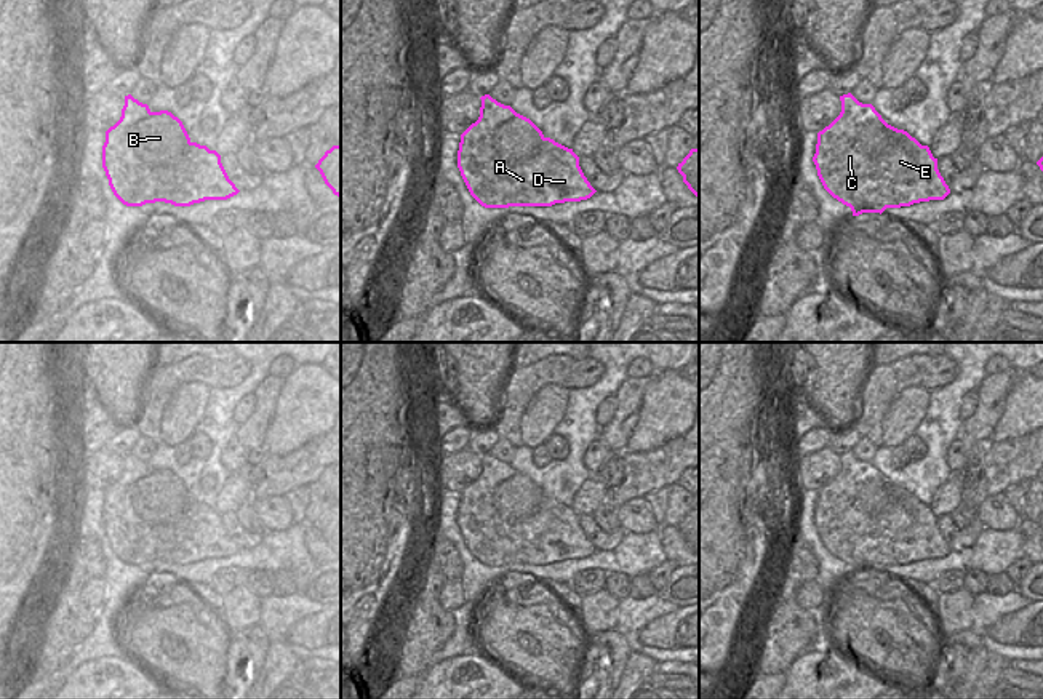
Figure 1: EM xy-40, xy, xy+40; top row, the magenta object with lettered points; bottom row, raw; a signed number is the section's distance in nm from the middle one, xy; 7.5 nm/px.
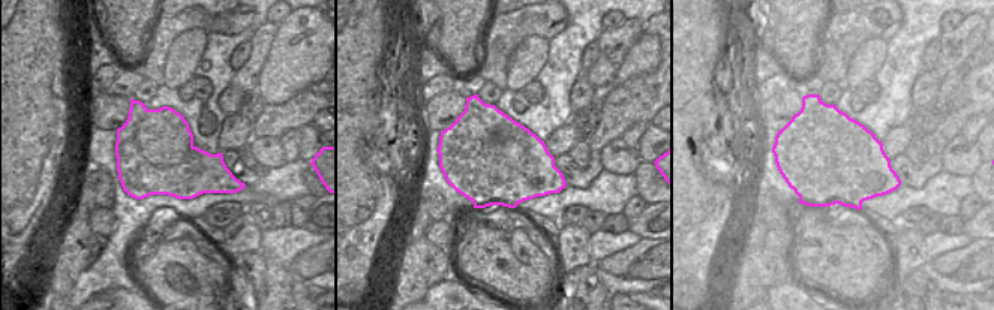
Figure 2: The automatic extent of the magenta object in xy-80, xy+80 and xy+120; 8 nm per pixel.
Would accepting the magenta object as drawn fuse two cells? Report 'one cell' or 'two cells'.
two cells

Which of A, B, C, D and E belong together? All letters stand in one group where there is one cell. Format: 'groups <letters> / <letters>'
groups A C D E / B

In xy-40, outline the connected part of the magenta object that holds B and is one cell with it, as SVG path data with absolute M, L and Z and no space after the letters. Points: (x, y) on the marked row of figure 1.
M168 110L152 112L133 130L134 154L147 165L170 168L179 163L190 138L182 122Z

